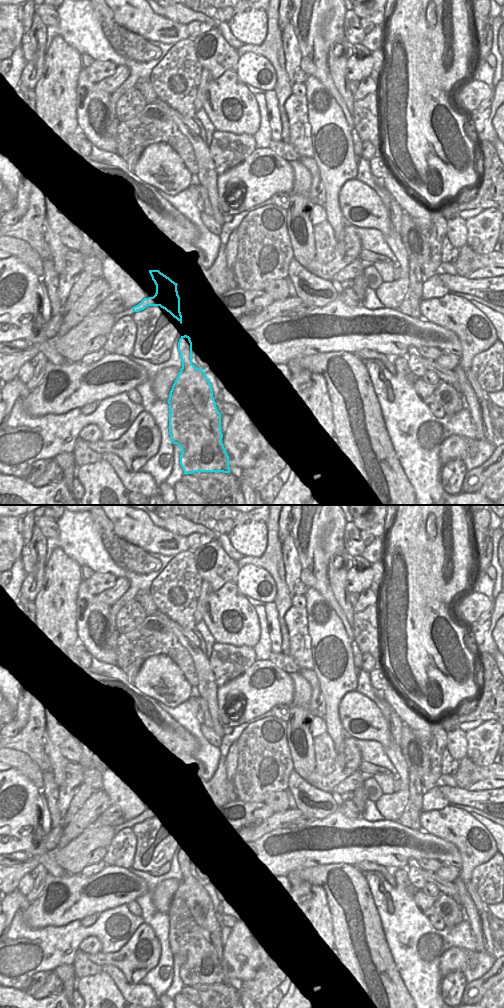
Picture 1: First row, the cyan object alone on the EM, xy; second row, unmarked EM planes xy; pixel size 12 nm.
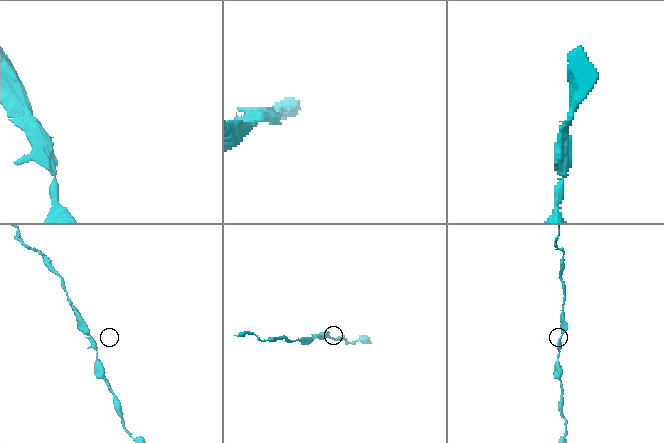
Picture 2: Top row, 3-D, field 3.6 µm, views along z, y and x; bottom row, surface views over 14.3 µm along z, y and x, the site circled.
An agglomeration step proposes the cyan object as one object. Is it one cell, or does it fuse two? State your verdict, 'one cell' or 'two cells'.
one cell

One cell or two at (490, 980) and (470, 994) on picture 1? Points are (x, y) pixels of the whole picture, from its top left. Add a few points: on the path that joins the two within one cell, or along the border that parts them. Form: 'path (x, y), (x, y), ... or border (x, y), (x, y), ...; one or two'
path (485, 982), (475, 990); one

